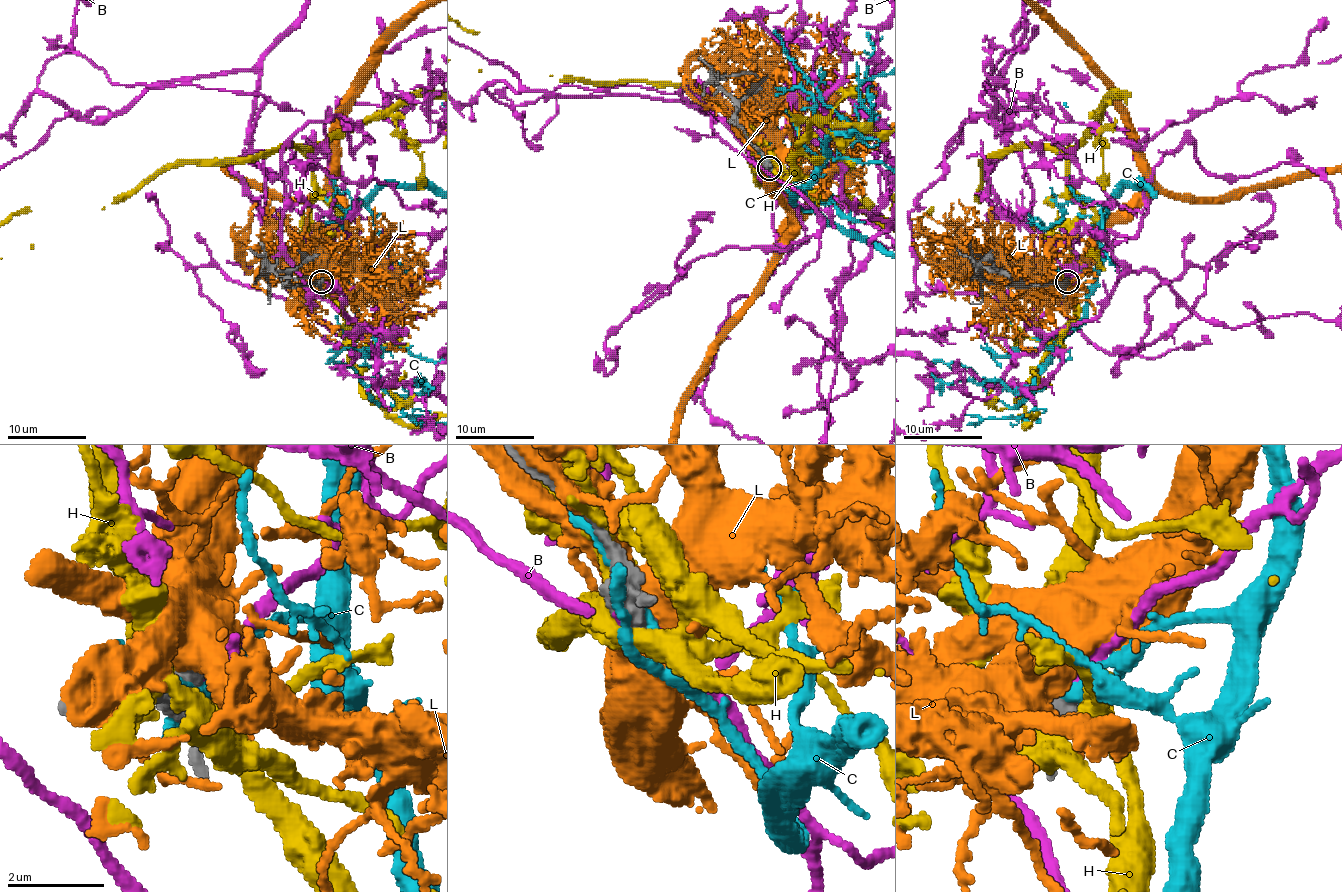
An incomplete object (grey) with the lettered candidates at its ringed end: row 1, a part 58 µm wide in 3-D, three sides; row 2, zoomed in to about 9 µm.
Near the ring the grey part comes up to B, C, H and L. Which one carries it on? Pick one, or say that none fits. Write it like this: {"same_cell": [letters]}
{"same_cell": ["B"]}

